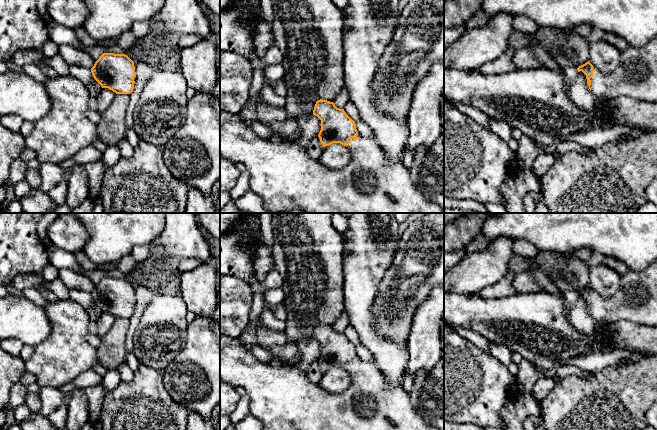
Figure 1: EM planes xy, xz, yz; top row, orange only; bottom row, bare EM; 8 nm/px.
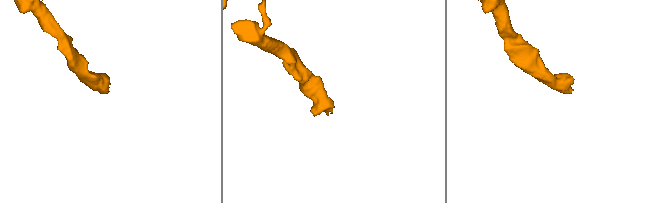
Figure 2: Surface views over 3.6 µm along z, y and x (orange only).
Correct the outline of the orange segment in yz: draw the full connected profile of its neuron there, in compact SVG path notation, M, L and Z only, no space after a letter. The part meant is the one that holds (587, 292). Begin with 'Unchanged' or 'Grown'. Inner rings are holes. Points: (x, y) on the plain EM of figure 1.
Grown. M657 262L641 271L629 270L621 276L620 290L605 298L588 285L577 292L586 299L595 321L631 321L657 327Z

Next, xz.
Grown. M320 323L315 328L313 339L321 344L318 361L324 371L340 367L350 374L351 384L342 393L327 392L319 384L312 383L303 370L285 368L282 365L273 367L268 362L262 362L245 349L239 338L220 334L220 380L246 392L250 400L250 414L262 422L265 430L439 430L428 425L417 414L408 392L402 387L391 387L373 363L364 362L358 357L355 345L344 333L337 332L333 326Z

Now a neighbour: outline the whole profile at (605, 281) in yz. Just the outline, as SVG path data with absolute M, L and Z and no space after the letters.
M603 263L590 268L589 286L602 297L609 298L620 290L621 276Z

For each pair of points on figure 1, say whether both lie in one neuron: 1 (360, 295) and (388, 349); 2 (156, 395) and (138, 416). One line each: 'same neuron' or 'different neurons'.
1: same neuron
2: same neuron

